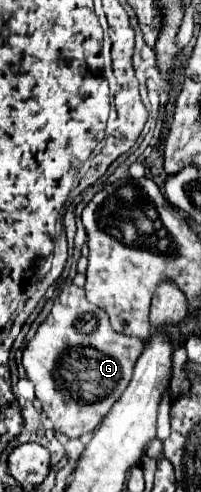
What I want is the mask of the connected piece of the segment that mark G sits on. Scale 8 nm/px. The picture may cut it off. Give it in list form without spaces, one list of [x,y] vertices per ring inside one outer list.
[[[68,285],[56,297],[50,315],[42,321],[36,335],[26,343],[22,351],[22,365],[26,369],[28,379],[34,383],[36,399],[42,403],[42,411],[54,423],[54,431],[60,431],[66,437],[82,437],[84,433],[90,433],[98,427],[102,417],[106,417],[106,413],[110,411],[110,405],[114,405],[116,397],[122,395],[122,389],[126,389],[126,383],[130,383],[134,361],[140,357],[142,349],[142,339],[116,333],[110,327],[106,311],[98,309],[96,305],[90,305],[82,287]]]

